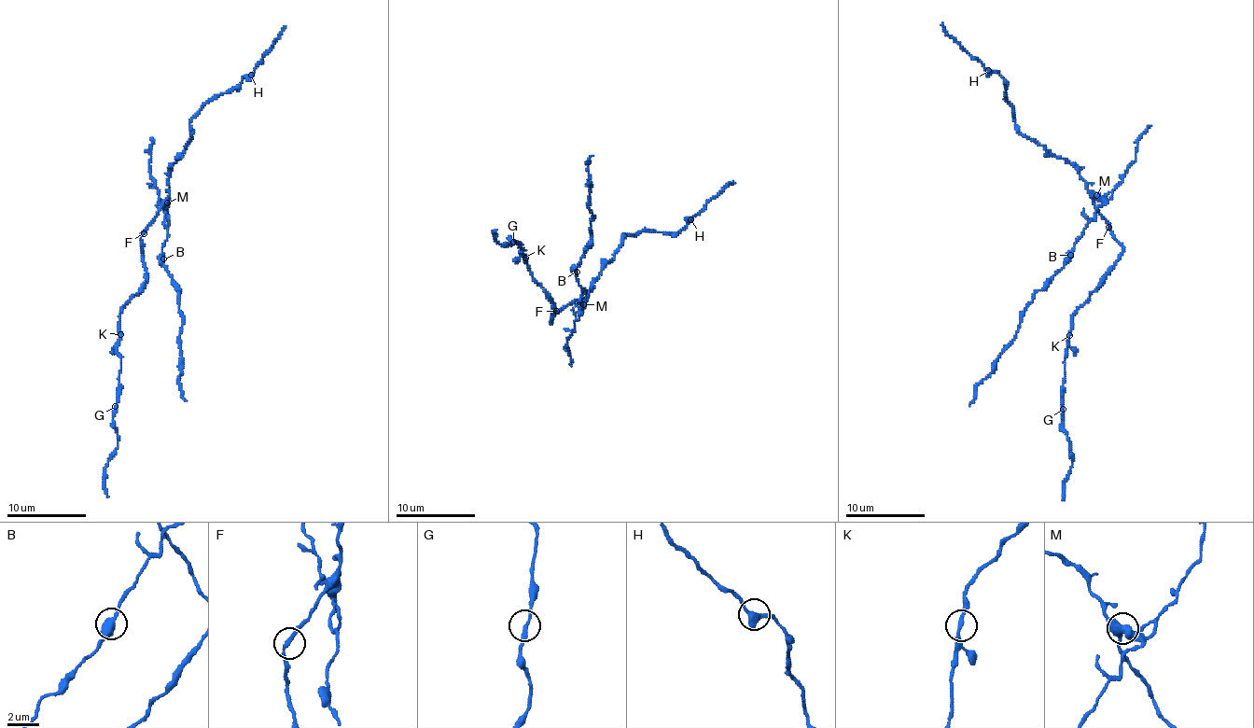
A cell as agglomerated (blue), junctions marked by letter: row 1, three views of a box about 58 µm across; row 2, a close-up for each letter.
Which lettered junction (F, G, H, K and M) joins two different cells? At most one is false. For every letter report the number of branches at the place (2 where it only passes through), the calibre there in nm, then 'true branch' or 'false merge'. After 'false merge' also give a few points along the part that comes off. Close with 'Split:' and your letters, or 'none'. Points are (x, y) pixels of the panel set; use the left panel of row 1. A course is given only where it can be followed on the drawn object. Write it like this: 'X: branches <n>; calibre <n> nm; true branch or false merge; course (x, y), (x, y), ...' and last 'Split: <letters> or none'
F: branches 2; calibre 220 nm; true branch
G: branches 2; calibre 240 nm; true branch
H: branches 2; calibre 460 nm; true branch
K: branches 2; calibre 240 nm; true branch
M: branches 3; calibre 480 nm; false merge; course (166, 202), (167, 236), (161, 264), (178, 292), (182, 316), (179, 382), (181, 395), (187, 400)
Split: M

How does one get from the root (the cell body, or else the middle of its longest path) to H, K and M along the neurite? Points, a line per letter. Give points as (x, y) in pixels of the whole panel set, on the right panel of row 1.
H: (1110, 225), (1094, 208), (1094, 195), (1079, 173), (1017, 131), (1004, 79), (988, 70)
K: (1110, 225), (1112, 237), (1122, 247), (1122, 255), (1077, 311), (1068, 335)
M: (1110, 225), (1094, 208), (1095, 195)

